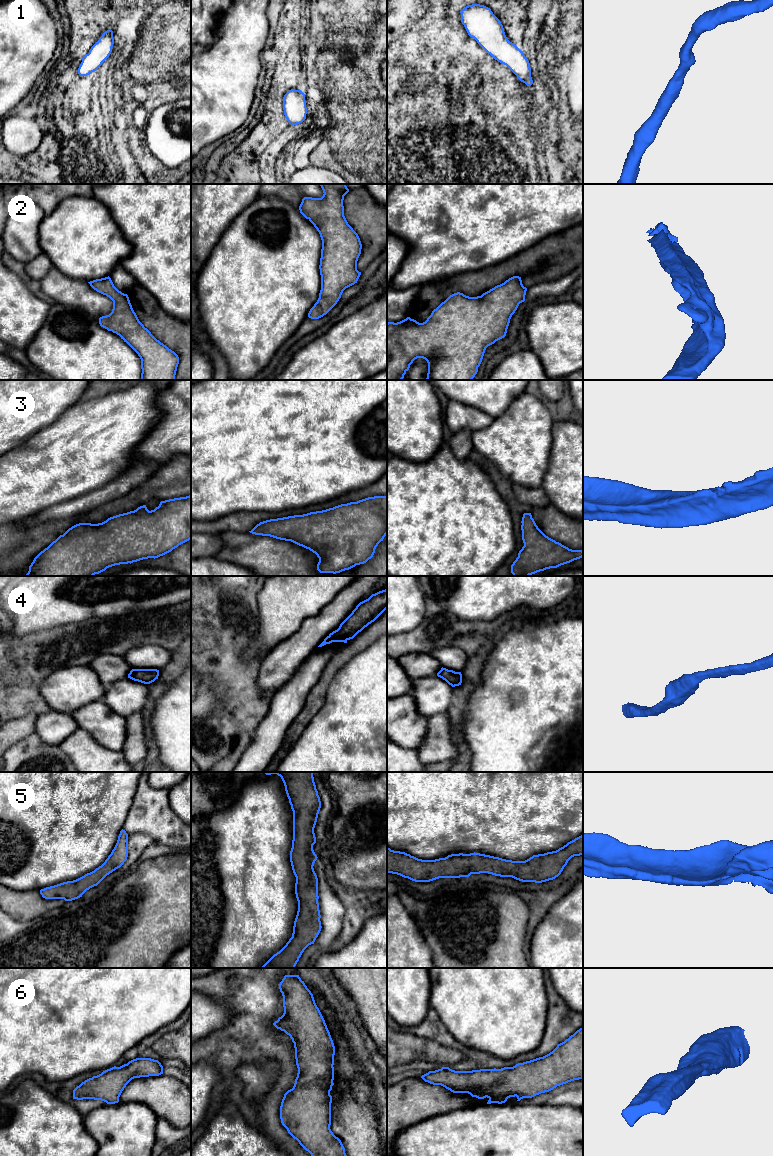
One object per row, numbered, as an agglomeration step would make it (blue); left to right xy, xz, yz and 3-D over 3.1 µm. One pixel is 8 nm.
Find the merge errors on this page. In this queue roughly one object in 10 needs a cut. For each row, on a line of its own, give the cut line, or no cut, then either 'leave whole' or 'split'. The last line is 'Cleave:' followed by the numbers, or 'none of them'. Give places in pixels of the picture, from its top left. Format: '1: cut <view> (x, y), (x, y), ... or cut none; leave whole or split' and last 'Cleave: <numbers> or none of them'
1: cut none; leave whole
2: cut none; leave whole
3: cut none; leave whole
4: cut none; leave whole
5: cut none; leave whole
6: cut none; leave whole
Cleave: none of them

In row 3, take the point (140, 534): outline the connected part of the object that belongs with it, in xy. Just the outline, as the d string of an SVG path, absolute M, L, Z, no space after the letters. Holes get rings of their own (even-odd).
M191 495L186 497L174 498L165 501L161 501L159 506L154 510L149 511L146 505L138 507L134 511L119 514L108 518L106 521L98 524L91 523L79 523L69 528L63 535L60 535L55 541L53 541L47 548L41 551L33 560L29 566L29 571L25 576L94 576L105 571L107 568L120 565L137 562L148 558L158 558L163 556L179 545L189 541L191 539Z

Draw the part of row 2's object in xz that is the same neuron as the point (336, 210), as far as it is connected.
M320 184L320 186L324 193L321 198L304 197L299 206L300 213L314 225L322 240L319 265L321 290L317 302L308 313L311 319L319 319L326 315L337 304L343 291L357 283L361 275L357 270L357 261L362 244L358 234L344 216L343 200L349 189L346 184Z

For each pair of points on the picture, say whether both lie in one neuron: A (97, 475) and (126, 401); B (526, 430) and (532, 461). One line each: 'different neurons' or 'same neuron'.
A: same neuron
B: same neuron

